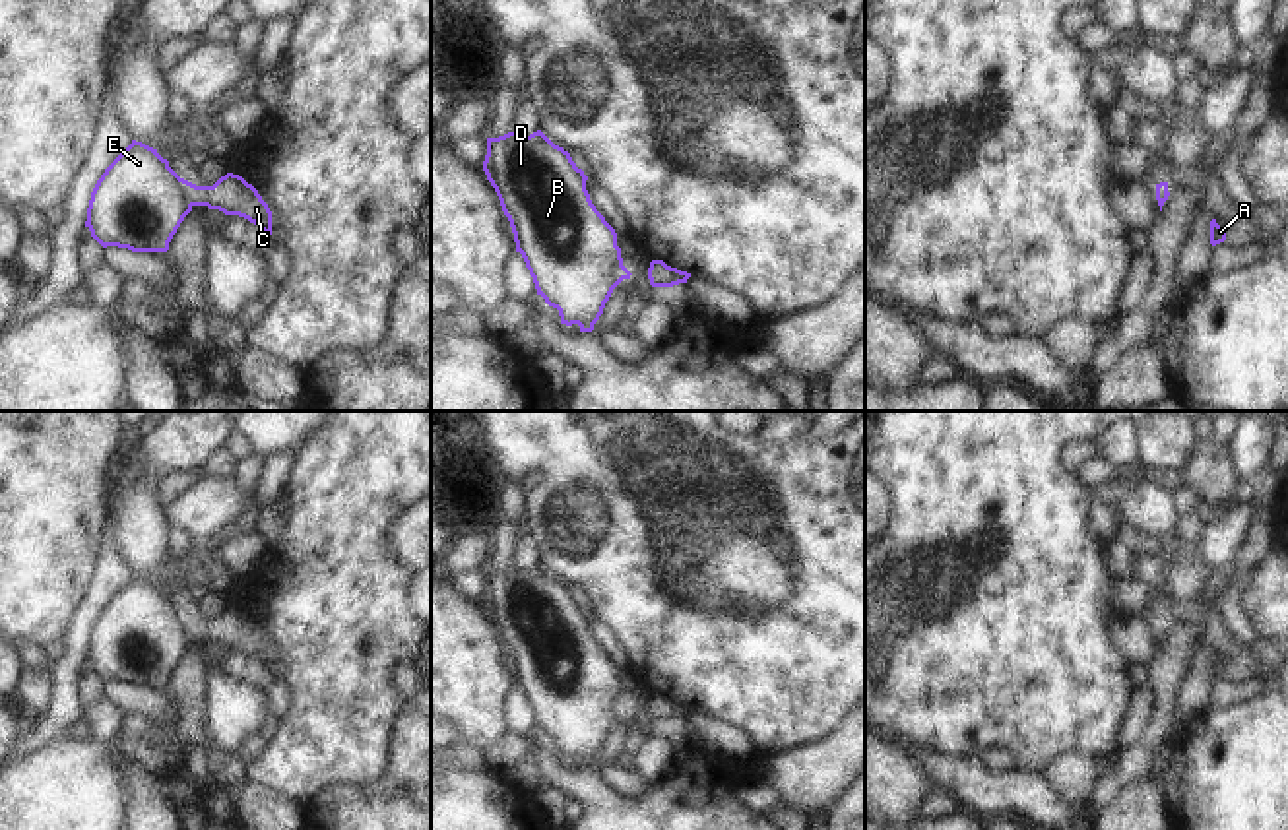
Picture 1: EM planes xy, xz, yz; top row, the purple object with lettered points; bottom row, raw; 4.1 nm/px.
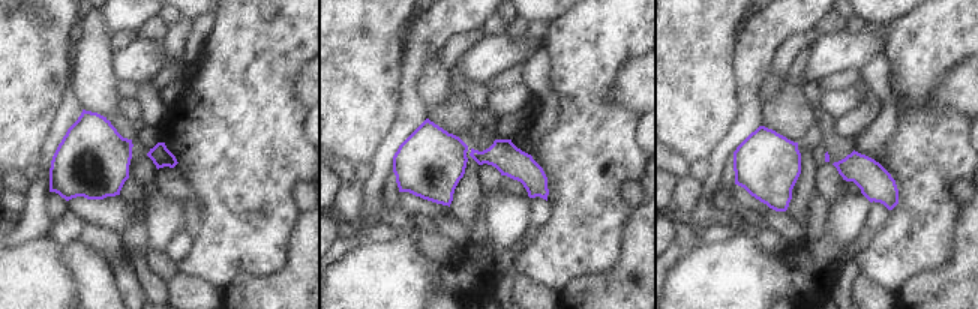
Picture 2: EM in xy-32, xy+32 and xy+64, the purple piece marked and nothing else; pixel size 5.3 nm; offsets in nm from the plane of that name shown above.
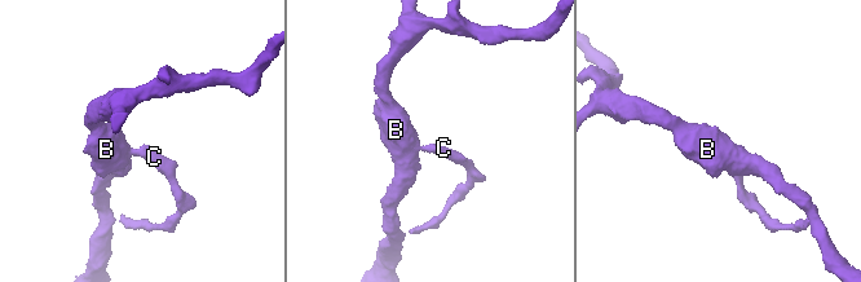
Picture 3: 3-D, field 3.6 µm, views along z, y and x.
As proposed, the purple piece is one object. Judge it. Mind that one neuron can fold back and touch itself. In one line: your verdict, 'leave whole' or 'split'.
split

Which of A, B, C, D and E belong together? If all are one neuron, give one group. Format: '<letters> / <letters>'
A B D E / C

